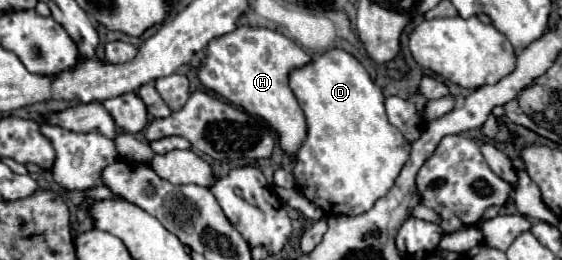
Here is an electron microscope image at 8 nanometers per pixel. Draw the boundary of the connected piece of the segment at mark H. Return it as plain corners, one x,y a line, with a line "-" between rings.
241,26
207,46
201,64
197,66
197,76
205,88
221,94
231,104
247,110
247,114
261,116
279,136
279,146
287,154
295,154
307,136
305,114
289,88
289,74
303,64
309,64
311,56
299,48
287,36
267,30

